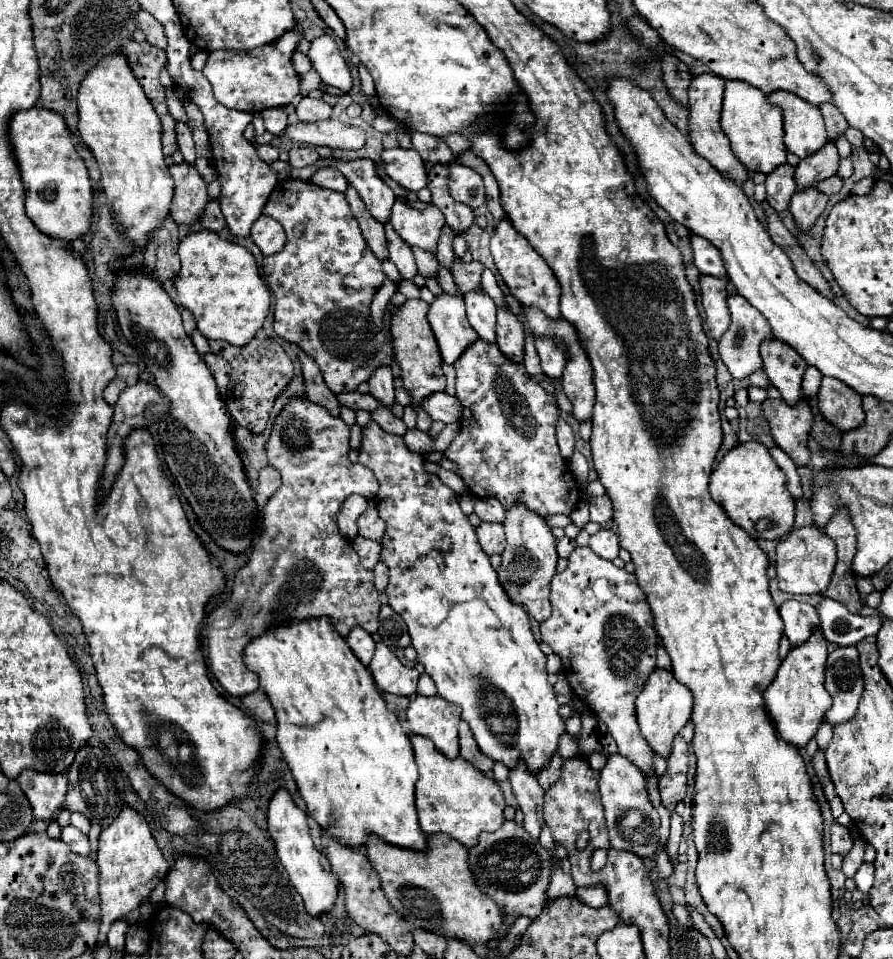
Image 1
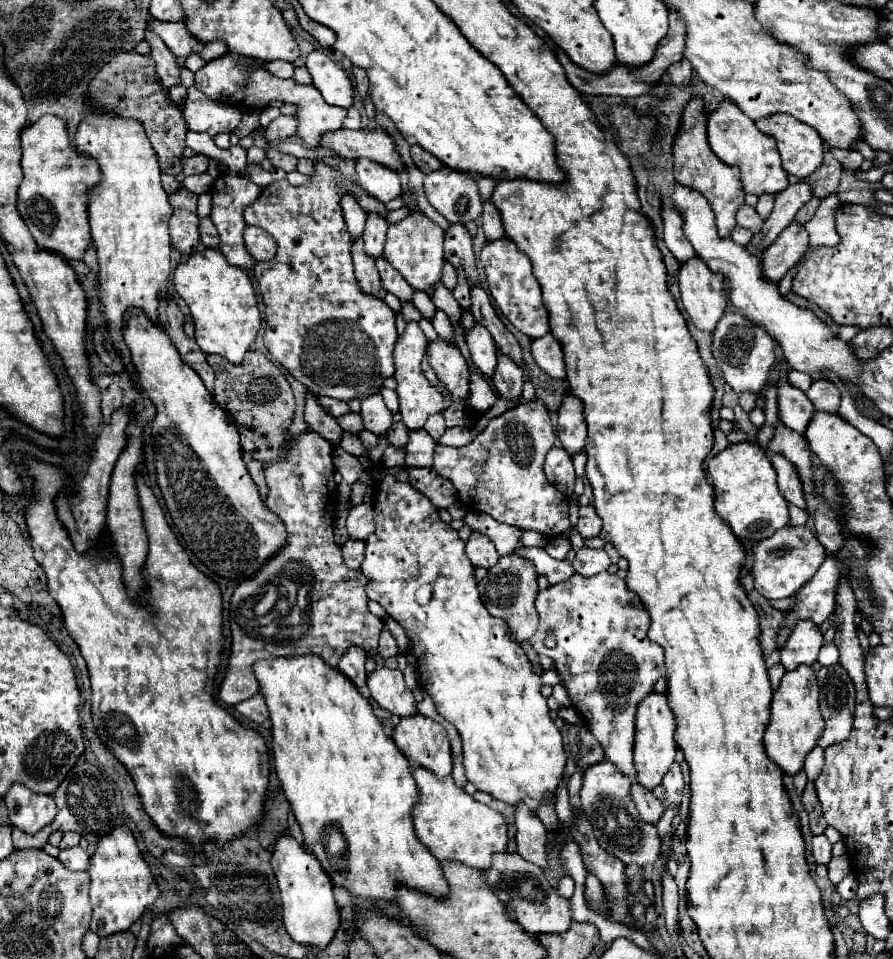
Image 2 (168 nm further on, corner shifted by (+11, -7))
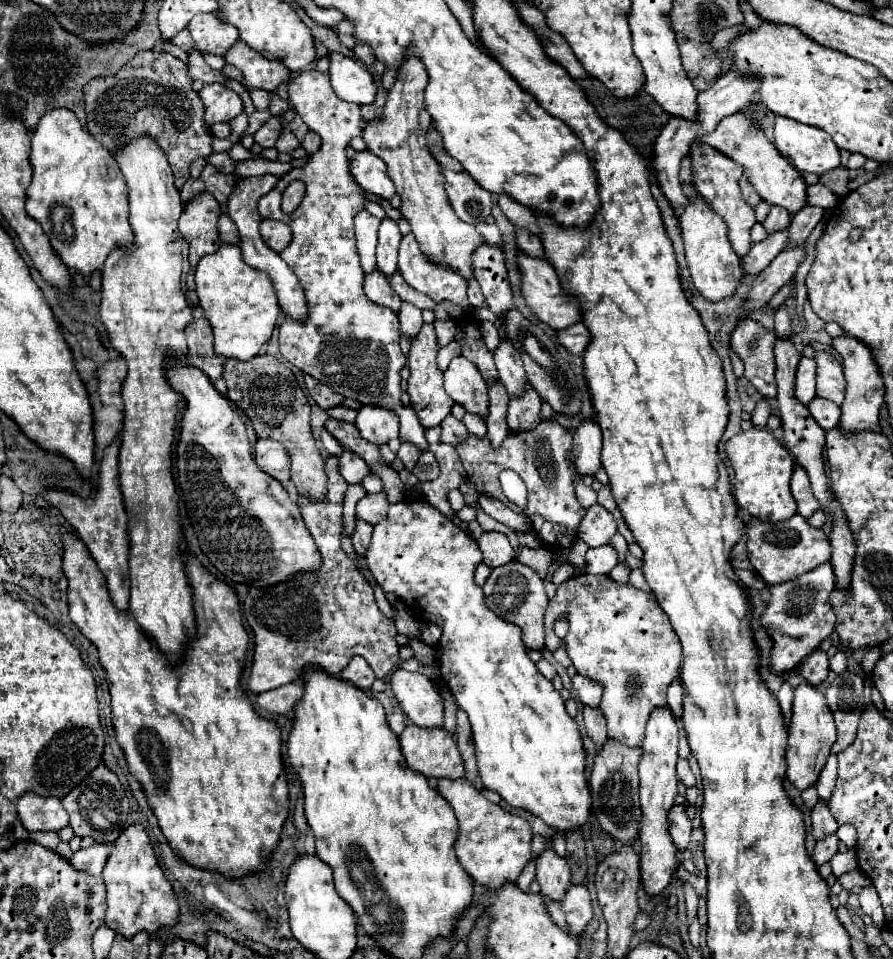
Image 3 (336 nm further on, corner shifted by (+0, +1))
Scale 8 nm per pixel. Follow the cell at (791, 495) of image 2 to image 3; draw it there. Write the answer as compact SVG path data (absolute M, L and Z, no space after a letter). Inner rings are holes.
M794 464L790 490L792 490L792 496L794 496L796 504L798 504L798 514L802 514L804 518L810 518L820 508L818 500L812 494L808 474L806 474L806 470L800 464Z

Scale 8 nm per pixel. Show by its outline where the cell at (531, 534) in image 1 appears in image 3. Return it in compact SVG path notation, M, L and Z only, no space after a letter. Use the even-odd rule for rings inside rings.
M512 560L504 566L494 568L492 574L488 576L486 584L482 586L482 590L486 594L486 602L488 602L490 610L494 614L498 614L504 620L518 624L522 628L522 640L524 640L526 648L540 650L544 646L544 612L548 606L548 596L544 592L544 582L536 574L536 570L532 570L526 564L520 564L518 560Z

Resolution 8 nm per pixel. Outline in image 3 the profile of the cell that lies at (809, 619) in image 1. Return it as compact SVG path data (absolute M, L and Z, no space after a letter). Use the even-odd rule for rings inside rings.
M814 648L814 652L810 652L802 658L802 664L798 666L798 670L806 682L818 686L828 676L828 654L826 654L826 650Z

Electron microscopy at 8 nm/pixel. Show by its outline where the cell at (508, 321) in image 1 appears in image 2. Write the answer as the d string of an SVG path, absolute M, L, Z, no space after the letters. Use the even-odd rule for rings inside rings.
M499 354L499 364L497 364L497 370L493 376L493 384L499 392L499 396L519 404L521 402L523 378L525 378L523 370L517 364L511 364L511 360L507 360L507 356Z

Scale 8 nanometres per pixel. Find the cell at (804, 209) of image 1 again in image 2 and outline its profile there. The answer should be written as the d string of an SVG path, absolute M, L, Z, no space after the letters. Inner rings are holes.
M797 222L791 224L791 228L785 228L783 234L771 244L763 256L761 256L761 268L763 268L763 278L771 282L779 282L805 254L809 248L809 234L805 228Z

